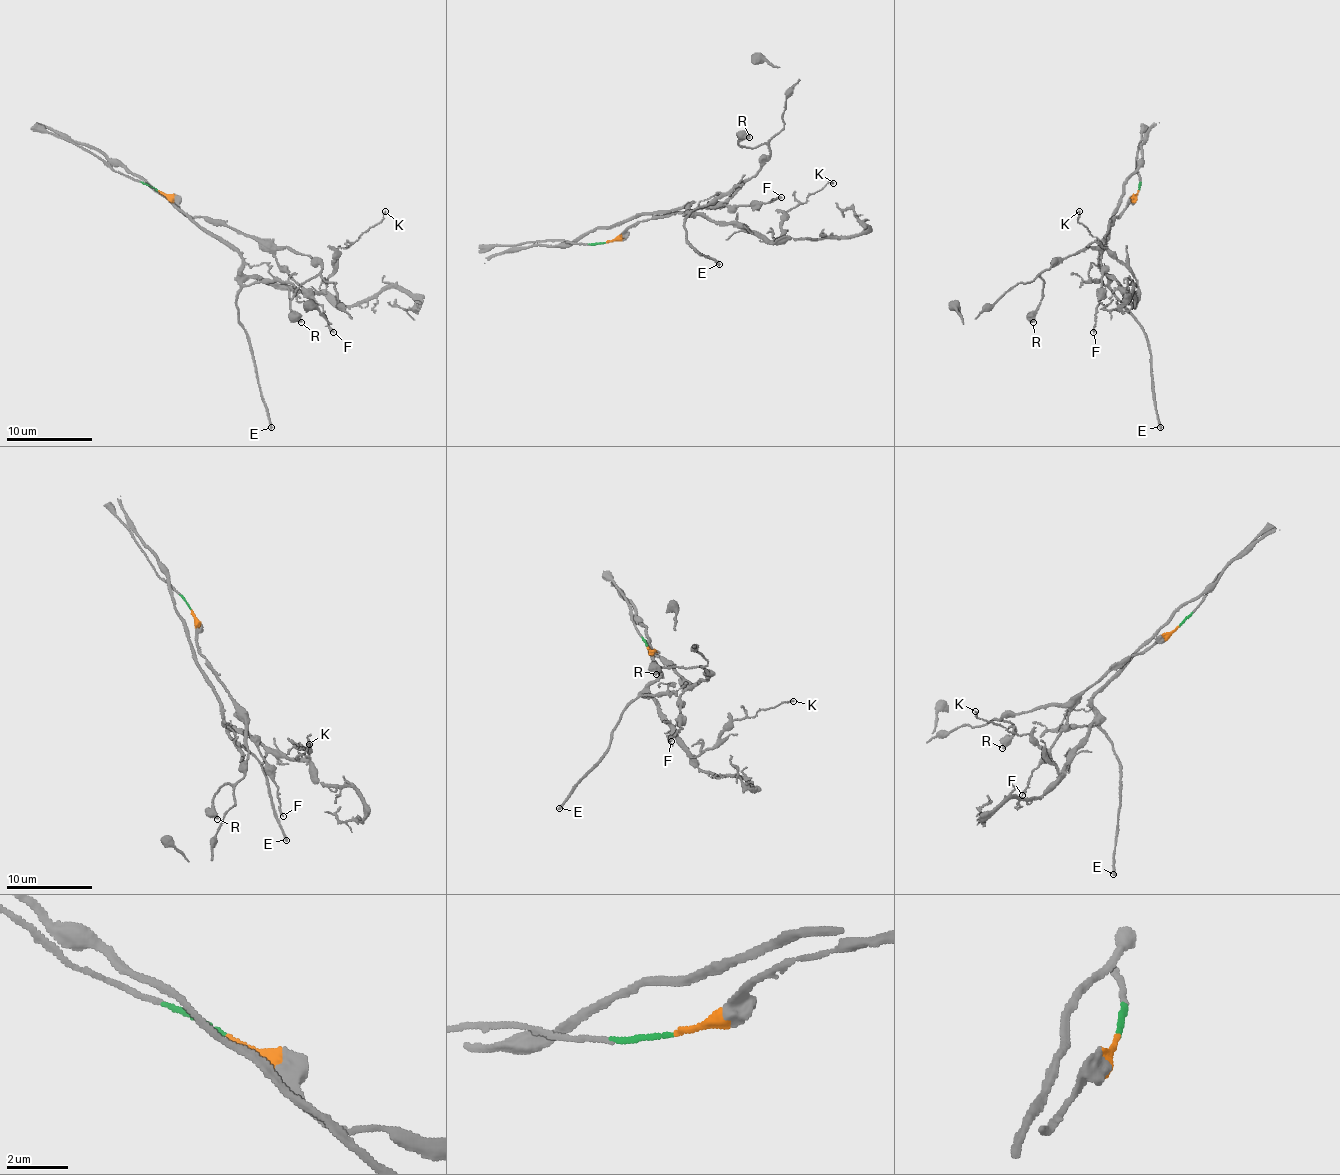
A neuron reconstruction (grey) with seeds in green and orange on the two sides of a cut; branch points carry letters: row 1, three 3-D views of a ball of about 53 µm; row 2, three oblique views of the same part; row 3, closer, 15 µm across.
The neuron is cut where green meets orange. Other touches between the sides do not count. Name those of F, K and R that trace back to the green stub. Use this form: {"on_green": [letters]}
{"on_green": ["K"]}

